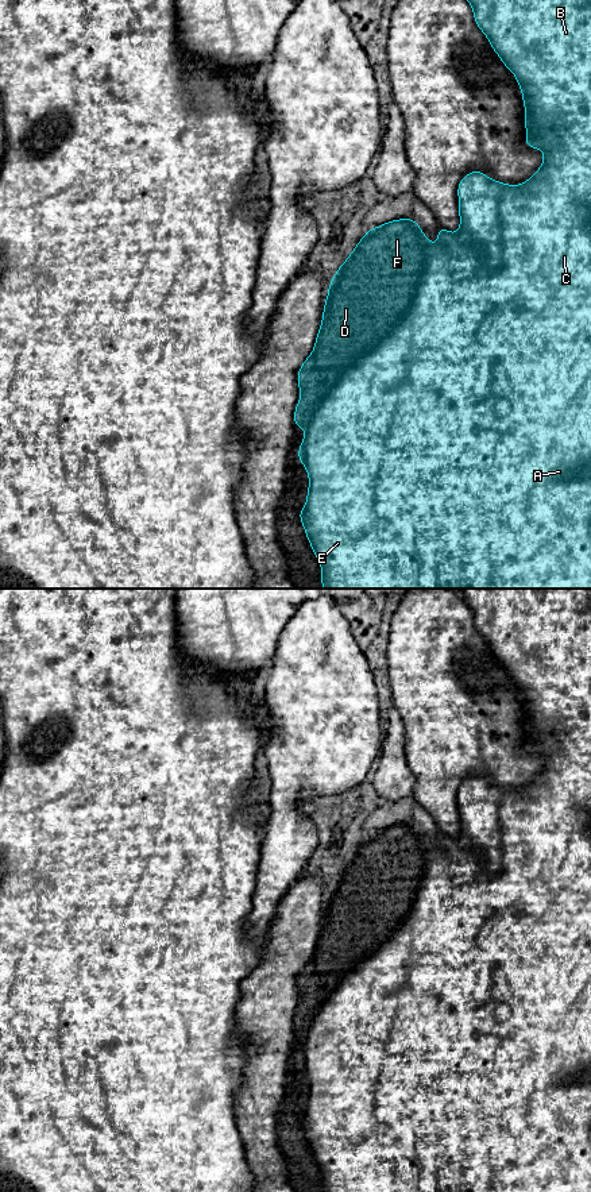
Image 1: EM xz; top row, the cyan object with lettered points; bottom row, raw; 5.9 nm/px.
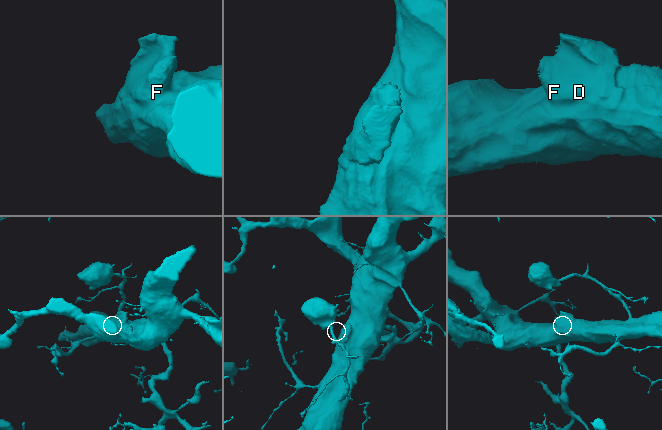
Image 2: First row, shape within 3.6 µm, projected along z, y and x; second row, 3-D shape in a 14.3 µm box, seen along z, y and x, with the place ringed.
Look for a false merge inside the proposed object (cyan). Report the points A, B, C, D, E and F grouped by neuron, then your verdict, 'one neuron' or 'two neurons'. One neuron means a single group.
A B C D E / F | two neurons

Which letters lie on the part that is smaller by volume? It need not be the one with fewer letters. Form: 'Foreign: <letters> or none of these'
Foreign: F

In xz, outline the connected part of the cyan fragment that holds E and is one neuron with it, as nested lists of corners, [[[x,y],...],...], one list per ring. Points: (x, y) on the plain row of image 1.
[[[460,589],[460,590],[461,590],[461,594],[463,594],[463,599],[464,599],[464,602],[466,602],[466,605],[467,605],[467,606],[468,606],[468,607],[470,607],[470,609],[471,609],[471,610],[472,610],[472,614],[474,614],[474,622],[475,622],[475,626],[476,626],[476,629],[478,629],[478,632],[479,632],[479,633],[480,633],[480,634],[482,634],[482,636],[483,636],[483,639],[484,639],[484,640],[486,640],[486,641],[487,641],[487,643],[488,643],[488,645],[490,645],[490,649],[491,649],[491,652],[492,652],[492,653],[494,653],[494,655],[495,655],[495,657],[497,657],[497,659],[498,659],[498,660],[499,660],[499,663],[501,663],[501,664],[502,664],[502,667],[503,667],[503,668],[505,668],[505,671],[506,671],[506,672],[507,672],[507,674],[509,674],[509,675],[511,675],[511,676],[513,676],[513,678],[514,678],[514,680],[515,680],[515,683],[517,683],[517,686],[518,686],[518,688],[519,688],[519,693],[521,693],[521,695],[522,695],[522,705],[524,705],[524,707],[525,707],[525,732],[526,732],[526,738],[528,738],[528,741],[526,741],[526,744],[525,744],[525,748],[526,748],[526,751],[528,751],[528,752],[530,752],[530,753],[542,753],[542,755],[544,755],[544,767],[542,767],[542,769],[541,769],[541,772],[540,772],[540,774],[538,774],[538,775],[537,775],[537,776],[536,776],[536,778],[534,778],[534,779],[533,779],[533,782],[532,782],[532,783],[530,783],[530,784],[528,784],[528,786],[525,786],[525,787],[524,787],[524,788],[521,788],[521,790],[517,790],[517,791],[513,791],[513,790],[511,790],[511,791],[510,791],[510,790],[507,790],[507,788],[501,788],[501,787],[498,787],[498,786],[495,786],[495,784],[491,784],[491,783],[488,783],[488,782],[487,782],[487,780],[486,780],[486,779],[483,779],[483,778],[482,778],[482,776],[479,776],[479,775],[475,775],[475,776],[472,776],[472,778],[470,778],[470,779],[467,779],[467,780],[464,780],[464,782],[463,782],[463,783],[461,783],[461,786],[460,786],[460,788],[459,788],[459,792],[457,792],[457,799],[459,799],[459,818],[460,818],[460,834],[459,834],[459,837],[457,837],[457,838],[451,838],[451,837],[448,837],[448,836],[447,836],[447,834],[445,834],[445,833],[443,833],[443,832],[439,832],[439,834],[437,834],[437,842],[439,842],[439,846],[440,846],[440,848],[439,848],[439,849],[433,849],[433,848],[429,848],[429,846],[428,846],[428,848],[426,848],[426,865],[425,865],[425,875],[424,875],[424,877],[422,877],[422,883],[421,883],[421,888],[420,888],[420,890],[418,890],[418,891],[417,891],[417,892],[416,892],[416,894],[414,894],[414,892],[413,892],[413,891],[412,891],[412,882],[410,882],[410,880],[407,880],[407,879],[402,879],[402,877],[401,877],[401,876],[399,876],[399,875],[382,875],[382,876],[379,876],[379,877],[378,877],[378,880],[376,880],[376,883],[375,883],[375,886],[374,886],[374,887],[372,887],[372,888],[371,888],[371,890],[370,890],[370,891],[354,891],[354,890],[352,890],[352,887],[351,887],[351,884],[344,884],[344,886],[343,886],[343,888],[341,888],[341,890],[340,890],[340,891],[337,891],[337,890],[335,890],[335,888],[332,888],[332,890],[333,890],[333,891],[335,891],[335,892],[336,892],[336,894],[335,894],[335,895],[332,895],[332,896],[328,896],[328,903],[327,903],[327,906],[325,906],[325,909],[324,909],[324,918],[322,918],[322,919],[324,919],[324,921],[322,921],[322,926],[321,926],[321,931],[320,931],[320,936],[318,936],[318,940],[317,940],[317,942],[316,942],[316,950],[314,950],[314,953],[336,953],[336,954],[337,954],[337,956],[339,956],[339,960],[340,960],[340,961],[344,961],[344,963],[348,963],[348,964],[349,964],[349,971],[348,971],[348,972],[347,972],[347,973],[345,973],[345,975],[344,975],[344,977],[343,977],[343,979],[341,979],[341,981],[340,981],[340,983],[339,983],[339,985],[337,985],[337,987],[336,987],[336,988],[335,988],[335,990],[333,990],[333,992],[332,992],[332,994],[331,994],[331,995],[329,995],[329,996],[328,996],[328,998],[327,998],[327,999],[325,999],[325,1000],[324,1000],[324,1003],[322,1003],[322,1004],[321,1004],[321,1006],[318,1006],[318,1007],[317,1007],[317,1010],[316,1010],[316,1014],[314,1014],[314,1018],[313,1018],[313,1021],[312,1021],[312,1025],[310,1025],[310,1027],[309,1027],[309,1029],[308,1029],[308,1030],[306,1030],[306,1031],[305,1031],[305,1041],[304,1041],[304,1045],[302,1045],[302,1048],[301,1048],[301,1052],[300,1052],[300,1054],[298,1054],[298,1061],[297,1061],[297,1062],[298,1062],[298,1064],[300,1064],[300,1065],[301,1065],[301,1068],[302,1068],[302,1069],[304,1069],[304,1071],[305,1071],[305,1072],[306,1072],[306,1075],[308,1075],[308,1080],[309,1080],[309,1095],[308,1095],[308,1102],[306,1102],[306,1110],[305,1110],[305,1112],[304,1112],[304,1114],[302,1114],[302,1115],[301,1115],[301,1116],[300,1116],[300,1118],[298,1118],[298,1122],[300,1122],[300,1123],[301,1123],[301,1126],[302,1126],[302,1130],[304,1130],[304,1134],[305,1134],[305,1138],[306,1138],[306,1141],[308,1141],[308,1145],[309,1145],[309,1147],[310,1147],[310,1150],[312,1150],[312,1153],[313,1153],[313,1157],[314,1157],[314,1160],[316,1160],[316,1162],[317,1162],[317,1165],[318,1165],[318,1166],[320,1166],[320,1169],[321,1169],[321,1172],[322,1172],[322,1176],[321,1176],[321,1185],[322,1185],[322,1192],[591,1192],[591,589]]]

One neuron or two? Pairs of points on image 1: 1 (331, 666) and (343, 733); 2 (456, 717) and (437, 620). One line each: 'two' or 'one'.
1: one
2: one

